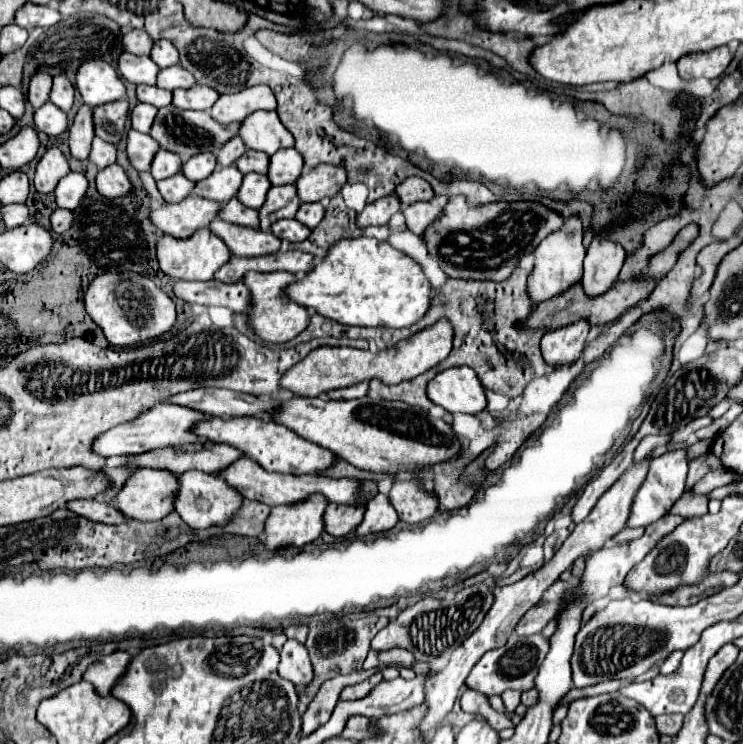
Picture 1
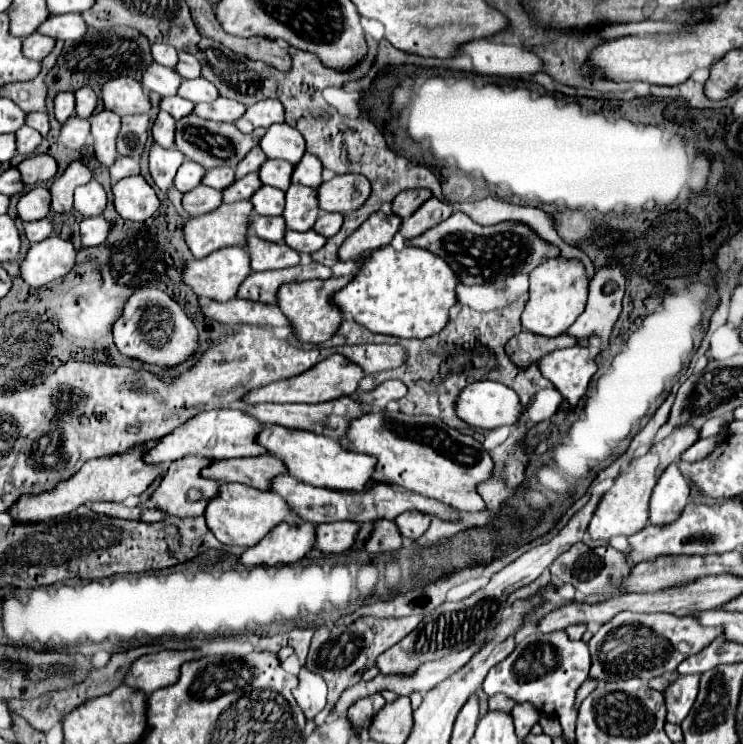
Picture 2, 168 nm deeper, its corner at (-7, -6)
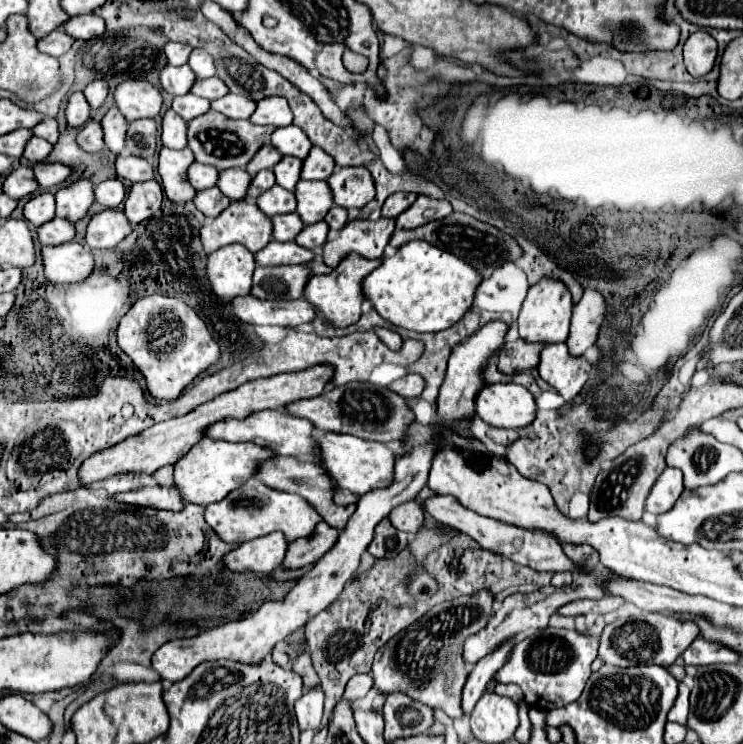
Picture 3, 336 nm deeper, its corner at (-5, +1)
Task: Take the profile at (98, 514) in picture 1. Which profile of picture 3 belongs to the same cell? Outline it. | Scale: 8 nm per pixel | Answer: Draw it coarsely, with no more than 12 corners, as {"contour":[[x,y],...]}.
{"contour":[[141,487],[111,495],[113,501],[153,509],[183,509],[167,487]]}

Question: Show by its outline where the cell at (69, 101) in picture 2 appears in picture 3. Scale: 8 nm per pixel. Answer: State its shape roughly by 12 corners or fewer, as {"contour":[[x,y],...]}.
{"contour":[[83,93],[67,99],[65,115],[71,127],[89,119],[89,105]]}

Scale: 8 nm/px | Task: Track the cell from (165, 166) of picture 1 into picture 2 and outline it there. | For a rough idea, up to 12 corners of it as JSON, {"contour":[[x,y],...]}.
{"contour":[[185,160],[175,176],[175,188],[189,192],[205,176],[201,164]]}

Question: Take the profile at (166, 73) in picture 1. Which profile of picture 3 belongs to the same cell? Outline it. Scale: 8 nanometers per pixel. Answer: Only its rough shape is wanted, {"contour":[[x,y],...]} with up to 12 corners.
{"contour":[[219,77],[197,79],[191,93],[213,101],[229,89]]}

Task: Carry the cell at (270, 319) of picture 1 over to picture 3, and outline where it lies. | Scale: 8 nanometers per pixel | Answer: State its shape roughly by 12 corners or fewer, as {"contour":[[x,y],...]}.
{"contour":[[353,253],[329,275],[313,275],[303,299],[325,323],[361,317],[361,281],[379,261]]}

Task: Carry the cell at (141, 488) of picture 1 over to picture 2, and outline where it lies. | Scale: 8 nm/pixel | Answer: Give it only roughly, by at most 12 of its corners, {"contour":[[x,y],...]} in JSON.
{"contour":[[215,460],[171,462],[153,494],[171,516],[201,516],[219,482],[201,476]]}

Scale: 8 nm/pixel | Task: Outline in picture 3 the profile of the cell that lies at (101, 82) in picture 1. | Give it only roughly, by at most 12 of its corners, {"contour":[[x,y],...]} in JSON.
{"contour":[[127,79],[113,91],[127,121],[157,117],[161,93],[145,79]]}

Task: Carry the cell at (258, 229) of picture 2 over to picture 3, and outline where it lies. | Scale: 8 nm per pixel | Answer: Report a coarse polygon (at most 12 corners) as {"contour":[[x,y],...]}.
{"contour":[[297,213],[275,215],[273,239],[293,241],[303,229]]}

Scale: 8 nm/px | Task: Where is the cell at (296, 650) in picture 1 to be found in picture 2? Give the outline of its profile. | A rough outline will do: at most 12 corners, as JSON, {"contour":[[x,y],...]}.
{"contour":[[301,668],[293,696],[307,720],[327,704],[327,684]]}

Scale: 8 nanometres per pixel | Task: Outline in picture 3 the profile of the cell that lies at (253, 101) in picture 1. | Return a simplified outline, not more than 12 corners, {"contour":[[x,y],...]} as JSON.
{"contour":[[265,97],[249,117],[255,125],[281,127],[293,121],[283,97]]}

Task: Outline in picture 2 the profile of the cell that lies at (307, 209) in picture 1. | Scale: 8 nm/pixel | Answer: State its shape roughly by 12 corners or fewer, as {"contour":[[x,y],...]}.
{"contour":[[321,210],[313,230],[331,238],[343,224],[341,214]]}

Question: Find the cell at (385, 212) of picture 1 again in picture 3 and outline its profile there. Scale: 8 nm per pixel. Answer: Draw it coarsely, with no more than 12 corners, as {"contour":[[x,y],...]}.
{"contour":[[395,219],[349,221],[323,245],[323,261],[337,267],[349,253],[381,259]]}

